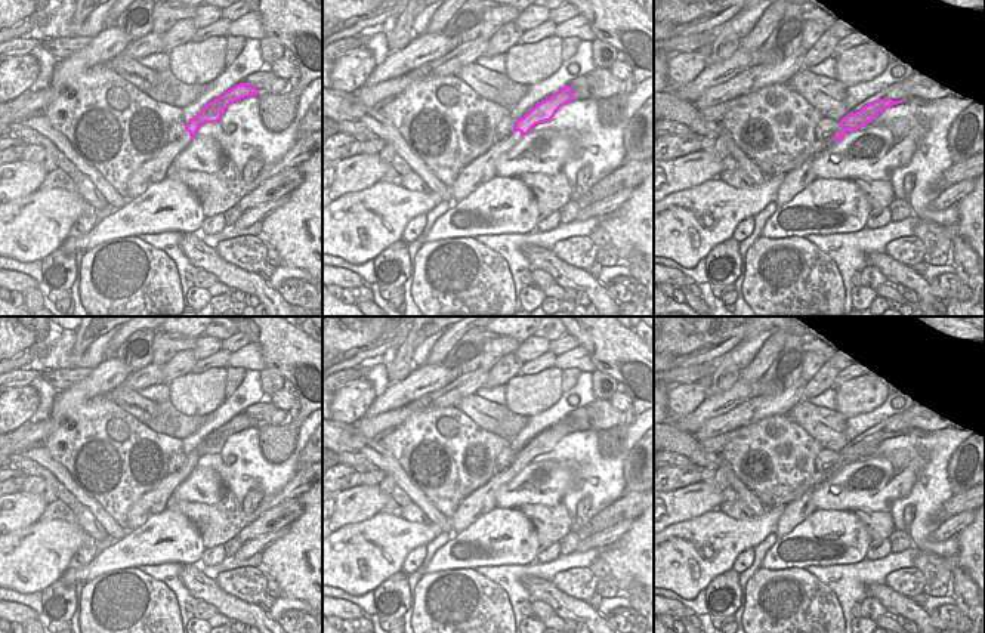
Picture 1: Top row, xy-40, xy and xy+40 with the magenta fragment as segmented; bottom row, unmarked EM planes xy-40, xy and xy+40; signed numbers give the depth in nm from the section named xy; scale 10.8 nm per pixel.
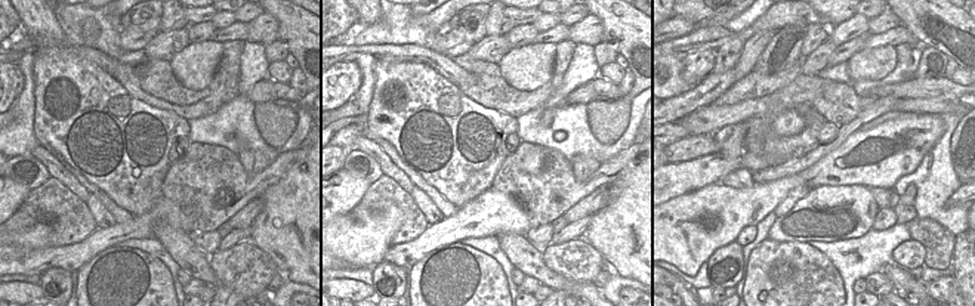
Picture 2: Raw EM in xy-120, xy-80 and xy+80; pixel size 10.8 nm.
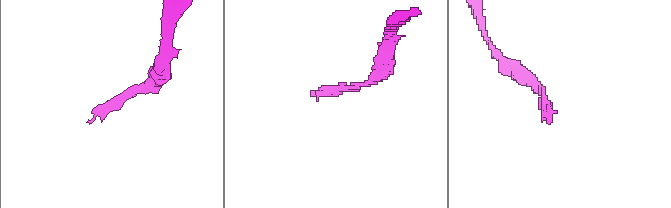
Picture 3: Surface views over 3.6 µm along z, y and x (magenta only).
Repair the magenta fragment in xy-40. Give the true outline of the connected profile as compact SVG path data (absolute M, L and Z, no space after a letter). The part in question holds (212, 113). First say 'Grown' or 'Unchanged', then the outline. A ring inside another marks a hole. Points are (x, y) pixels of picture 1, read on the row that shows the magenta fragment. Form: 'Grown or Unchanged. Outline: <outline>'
Grown. Outline: M240 83L209 102L189 123L185 124L185 133L179 141L167 142L166 146L151 160L141 164L130 176L127 183L129 200L143 194L151 185L166 177L167 167L175 157L183 151L197 136L198 129L206 123L220 121L225 109L244 98L256 96L259 89Z

